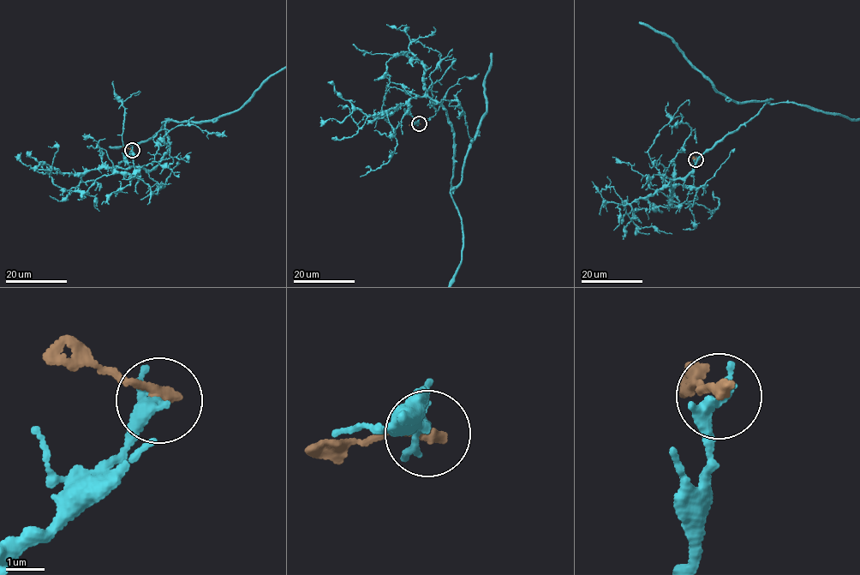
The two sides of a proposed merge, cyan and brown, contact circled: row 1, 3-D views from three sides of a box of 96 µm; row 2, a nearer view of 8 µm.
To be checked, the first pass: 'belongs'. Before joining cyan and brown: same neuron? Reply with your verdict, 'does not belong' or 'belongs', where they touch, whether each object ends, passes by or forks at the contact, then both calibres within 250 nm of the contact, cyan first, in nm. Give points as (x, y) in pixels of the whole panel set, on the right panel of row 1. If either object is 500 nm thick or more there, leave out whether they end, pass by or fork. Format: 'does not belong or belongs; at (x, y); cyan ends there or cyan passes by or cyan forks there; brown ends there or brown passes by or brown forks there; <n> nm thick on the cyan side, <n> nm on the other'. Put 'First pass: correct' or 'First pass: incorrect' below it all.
does not belong; at (695, 159); cyan passes by; brown ends there; 320 nm thick on the cyan side, 320 nm on the other
First pass: incorrect

